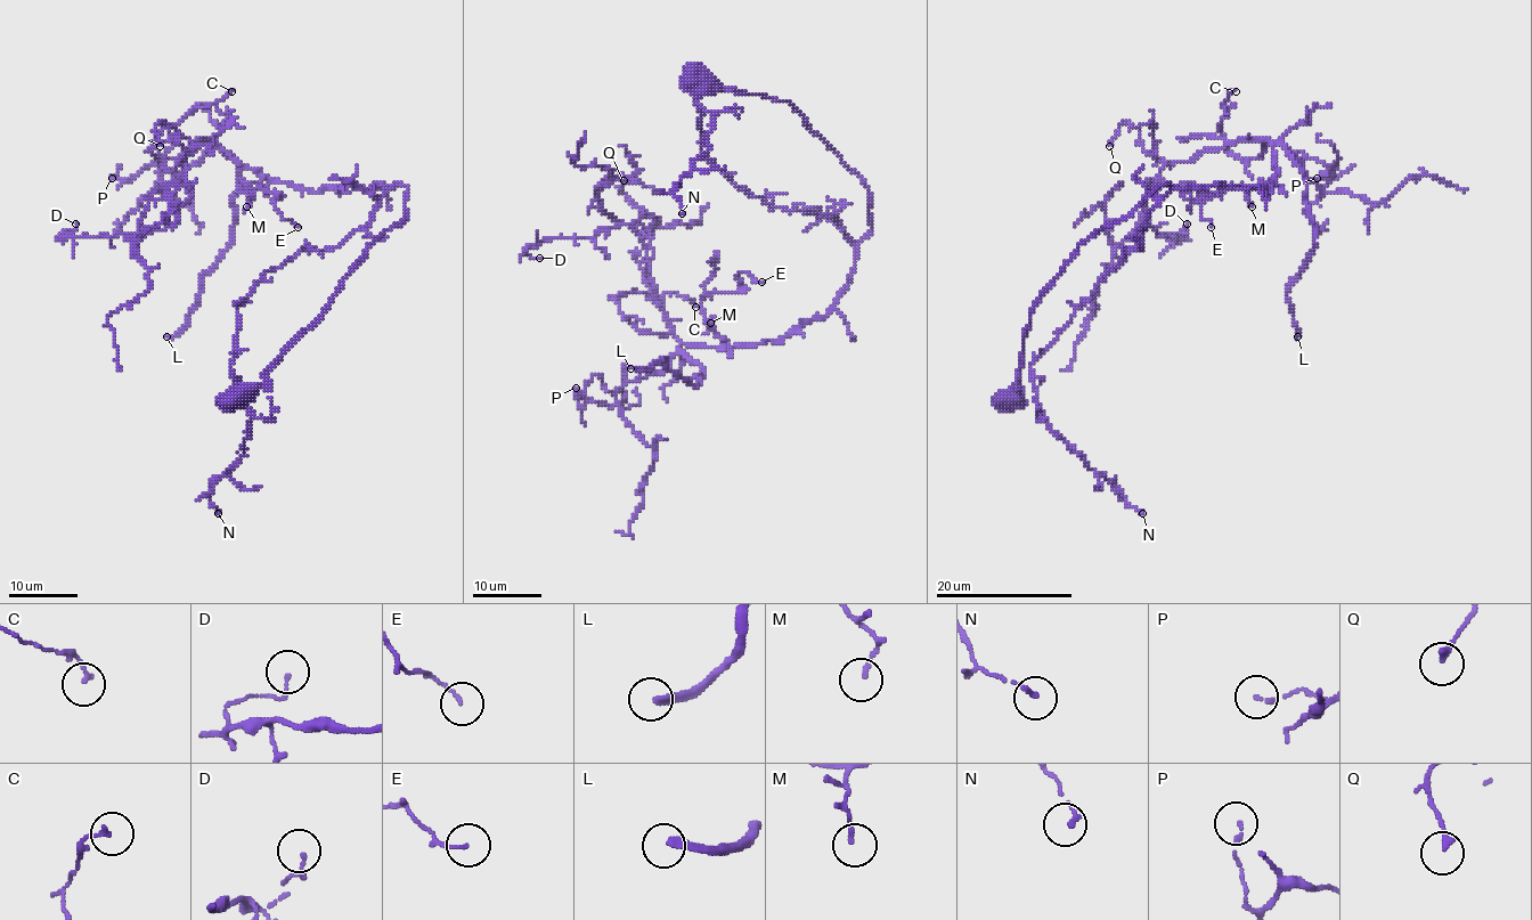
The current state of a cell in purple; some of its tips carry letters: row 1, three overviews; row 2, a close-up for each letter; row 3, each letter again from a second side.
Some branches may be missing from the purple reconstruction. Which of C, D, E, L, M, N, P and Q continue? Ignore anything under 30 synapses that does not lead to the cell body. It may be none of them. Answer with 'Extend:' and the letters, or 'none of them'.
Extend: L

